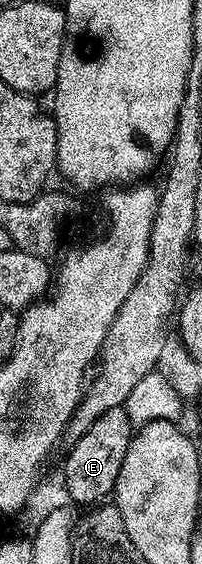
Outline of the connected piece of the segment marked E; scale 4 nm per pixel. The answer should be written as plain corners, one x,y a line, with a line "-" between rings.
125,408
113,409
104,411
104,415
100,415
100,419
96,419
96,423
92,423
92,427
88,427
88,431
84,431
84,435
80,435
80,439
69,446
70,454
66,457
66,493
75,501
75,506
94,507
113,494
116,475
120,475
120,463
124,463
131,436
132,424

